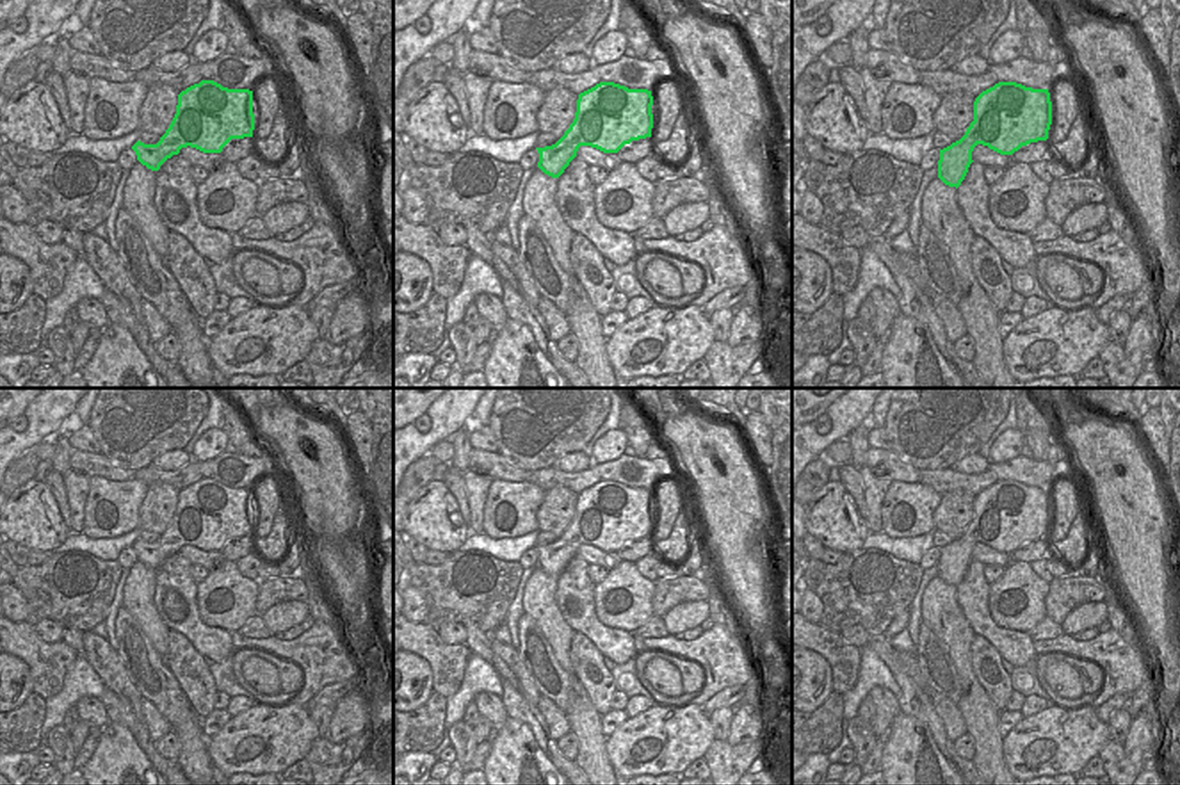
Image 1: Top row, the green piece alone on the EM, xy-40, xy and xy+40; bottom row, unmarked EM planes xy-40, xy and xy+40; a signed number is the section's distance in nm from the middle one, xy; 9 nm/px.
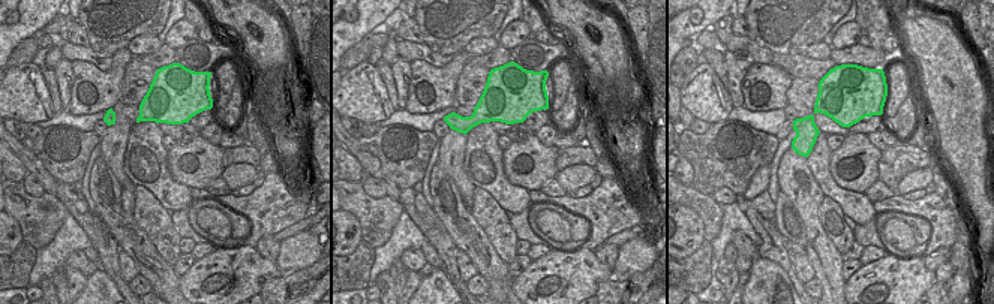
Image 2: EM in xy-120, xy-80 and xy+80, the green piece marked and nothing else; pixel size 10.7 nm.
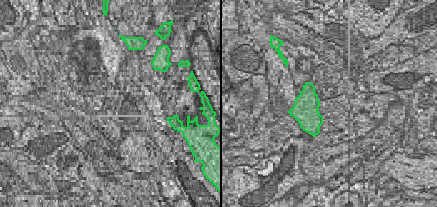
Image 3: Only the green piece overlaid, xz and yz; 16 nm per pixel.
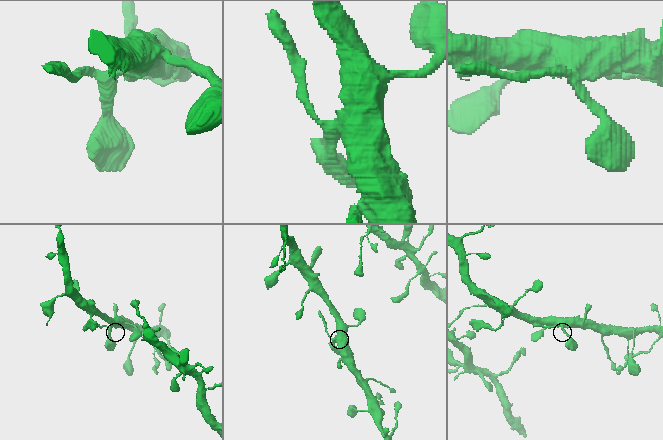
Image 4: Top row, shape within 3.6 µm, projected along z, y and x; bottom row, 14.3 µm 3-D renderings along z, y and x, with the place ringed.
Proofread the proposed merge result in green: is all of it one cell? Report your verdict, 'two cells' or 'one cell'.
two cells

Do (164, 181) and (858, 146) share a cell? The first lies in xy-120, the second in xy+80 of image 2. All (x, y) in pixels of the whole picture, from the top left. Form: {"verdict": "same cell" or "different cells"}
{"verdict": "different cells"}

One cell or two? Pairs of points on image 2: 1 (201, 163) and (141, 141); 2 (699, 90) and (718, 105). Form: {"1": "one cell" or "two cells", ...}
{"1": "two cells", "2": "one cell"}

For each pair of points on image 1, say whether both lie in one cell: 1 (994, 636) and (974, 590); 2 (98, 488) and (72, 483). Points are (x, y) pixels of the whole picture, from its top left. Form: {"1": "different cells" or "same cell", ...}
{"1": "same cell", "2": "different cells"}

